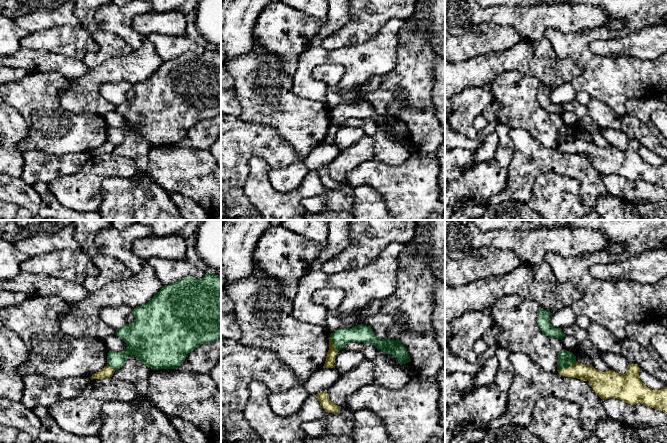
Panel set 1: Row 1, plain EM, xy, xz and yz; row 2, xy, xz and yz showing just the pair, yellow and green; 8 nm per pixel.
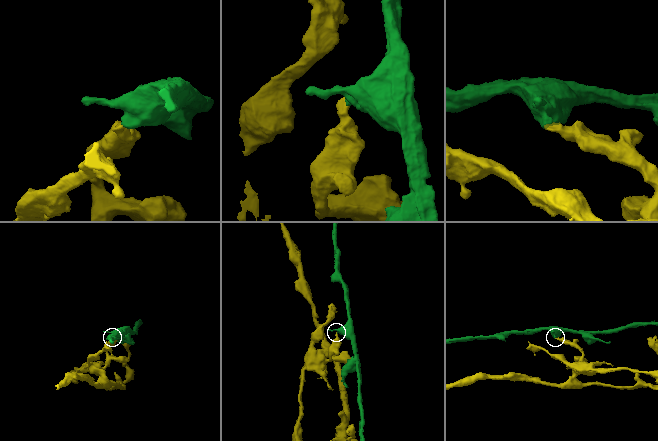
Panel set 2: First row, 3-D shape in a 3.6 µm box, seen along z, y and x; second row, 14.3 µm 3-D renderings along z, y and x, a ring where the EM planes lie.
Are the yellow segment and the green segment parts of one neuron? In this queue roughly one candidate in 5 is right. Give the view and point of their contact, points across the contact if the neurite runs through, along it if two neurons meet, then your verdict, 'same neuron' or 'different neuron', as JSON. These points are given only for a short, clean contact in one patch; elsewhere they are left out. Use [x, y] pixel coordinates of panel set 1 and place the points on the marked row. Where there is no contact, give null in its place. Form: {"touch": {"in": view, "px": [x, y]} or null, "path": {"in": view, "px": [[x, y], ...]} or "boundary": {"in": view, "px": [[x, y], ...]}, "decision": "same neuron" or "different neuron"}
{"touch": {"in": "yz", "px": [566, 367]}, "boundary": {"in": "yz", "px": [[576, 361], [572, 365], [557, 370]]}, "decision": "different neuron"}

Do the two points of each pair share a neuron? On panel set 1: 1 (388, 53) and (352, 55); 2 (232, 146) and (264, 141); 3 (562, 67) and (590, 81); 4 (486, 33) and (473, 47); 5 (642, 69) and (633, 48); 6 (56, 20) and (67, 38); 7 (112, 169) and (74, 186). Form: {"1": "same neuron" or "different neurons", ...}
{"1": "same neuron", "2": "same neuron", "3": "different neurons", "4": "same neuron", "5": "different neurons", "6": "different neurons", "7": "same neuron"}

